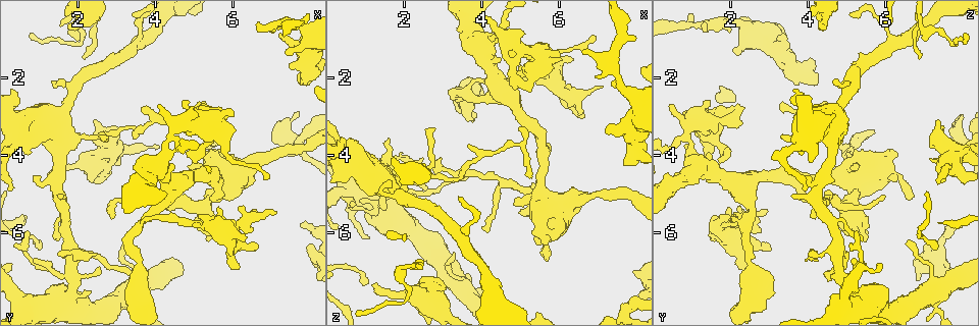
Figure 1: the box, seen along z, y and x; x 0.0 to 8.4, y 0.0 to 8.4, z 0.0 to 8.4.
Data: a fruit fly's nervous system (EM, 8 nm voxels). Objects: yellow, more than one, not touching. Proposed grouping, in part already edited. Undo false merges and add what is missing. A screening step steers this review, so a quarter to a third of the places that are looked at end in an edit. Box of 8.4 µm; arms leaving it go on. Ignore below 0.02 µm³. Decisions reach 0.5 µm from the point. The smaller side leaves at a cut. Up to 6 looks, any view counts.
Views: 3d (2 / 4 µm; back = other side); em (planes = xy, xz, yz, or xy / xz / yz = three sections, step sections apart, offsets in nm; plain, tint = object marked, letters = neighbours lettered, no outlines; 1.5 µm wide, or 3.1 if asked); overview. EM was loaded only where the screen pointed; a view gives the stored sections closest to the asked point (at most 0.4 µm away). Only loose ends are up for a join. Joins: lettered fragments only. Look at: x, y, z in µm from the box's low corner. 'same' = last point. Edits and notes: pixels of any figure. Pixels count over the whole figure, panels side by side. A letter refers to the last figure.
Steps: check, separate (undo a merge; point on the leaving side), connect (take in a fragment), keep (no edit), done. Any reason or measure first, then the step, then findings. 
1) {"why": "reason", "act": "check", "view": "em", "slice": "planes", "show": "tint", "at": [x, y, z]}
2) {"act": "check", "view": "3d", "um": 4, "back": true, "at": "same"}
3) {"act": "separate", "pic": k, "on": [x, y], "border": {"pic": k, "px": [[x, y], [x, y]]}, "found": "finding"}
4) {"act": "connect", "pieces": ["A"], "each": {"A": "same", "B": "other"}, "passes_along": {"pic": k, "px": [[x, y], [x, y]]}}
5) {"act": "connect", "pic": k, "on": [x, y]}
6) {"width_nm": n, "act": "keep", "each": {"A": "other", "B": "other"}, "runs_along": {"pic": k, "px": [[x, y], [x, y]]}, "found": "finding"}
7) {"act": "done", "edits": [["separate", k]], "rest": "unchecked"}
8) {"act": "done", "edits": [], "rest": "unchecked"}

{"why": "branch stops here", "act": "check", "view": "3d", "um": 4, "at": [1.60, 5.05, 3.55]}

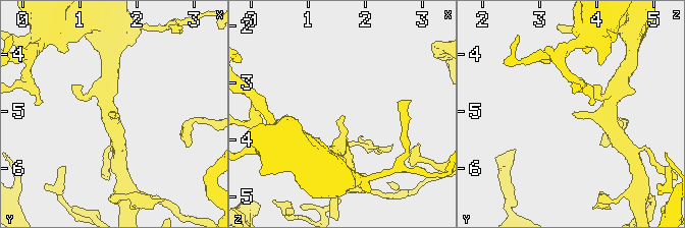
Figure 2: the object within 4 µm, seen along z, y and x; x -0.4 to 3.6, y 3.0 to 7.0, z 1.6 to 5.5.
{"act": "check", "view": "em", "slice": "xz", "step": 4, "show": "letters", "at": [1.60, 5.05, 3.60]}

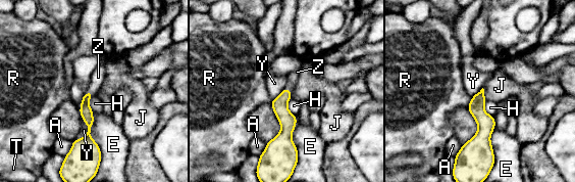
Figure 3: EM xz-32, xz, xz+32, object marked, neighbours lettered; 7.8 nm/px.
{"act": "connect", "pieces": ["Z"], "each": {"A": "other", "E": "other", "H": "other", "J": "other", "R": "other", "T": "other", "Y": "other", "Z": "same"}, "passes_along": {"pic": 3, "px": [[86, 111], [91, 92], [98, 77]]}, "found": "the neuron continues"}

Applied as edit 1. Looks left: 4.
{"why": "see it whole again", "act": "check", "view": "overview"}

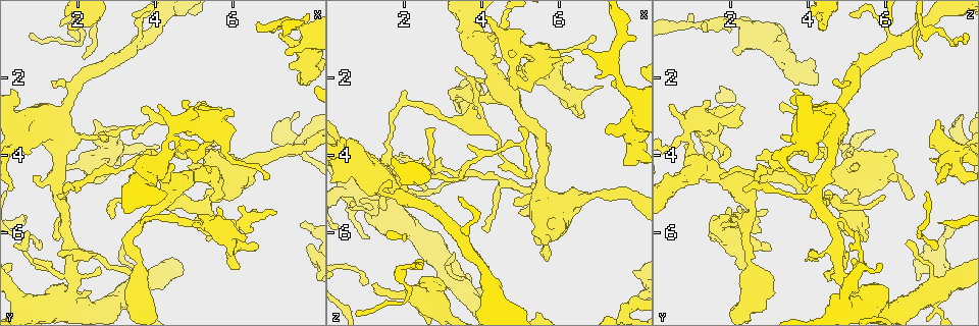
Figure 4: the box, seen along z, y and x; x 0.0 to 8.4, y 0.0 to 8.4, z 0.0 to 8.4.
{"why": "sharp bend", "act": "check", "view": "em", "slice": "planes", "show": "letters", "at": [1.90, 7.10, 4.80]}

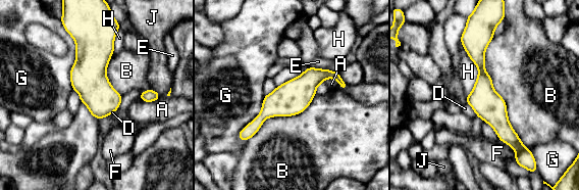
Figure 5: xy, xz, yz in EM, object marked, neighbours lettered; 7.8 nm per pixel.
{"longest_contact_nm": ["B", 900], "act": "keep", "each": {"A": "other", "B": "other", "D": "other", "E": "other", "F": "other", "G": "other", "H": "other", "J": "other"}, "found": "all the same neuron"}

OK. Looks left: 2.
{"why": "an open end", "act": "check", "view": "em", "slice": "planes", "show": "tint", "at": [7.05, 5.40, 2.25]}

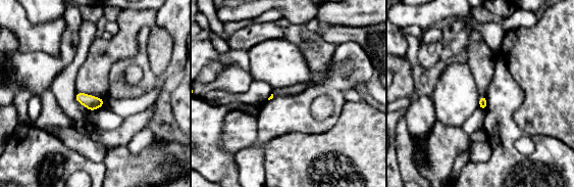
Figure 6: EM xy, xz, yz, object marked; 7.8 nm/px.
{"why": "what lies round it", "act": "check", "view": "em", "slice": "planes", "show": "letters", "at": "same"}

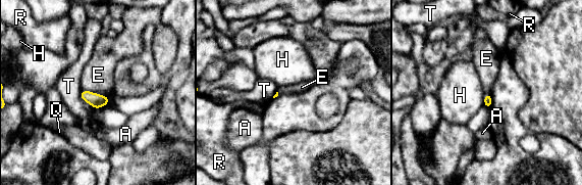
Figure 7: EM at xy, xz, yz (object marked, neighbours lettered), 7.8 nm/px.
{"act": "keep", "each": {"A": "other", "E": "other", "H": "other", "Q": "other", "R": "other", "T": "other"}, "border": {"pic": 7, "px": [[83, 89], [103, 94], [108, 98]]}, "found": "none of them fits"}

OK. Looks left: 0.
{"act": "done", "edits": [["connect", 3]], "rest": "unchecked"}

